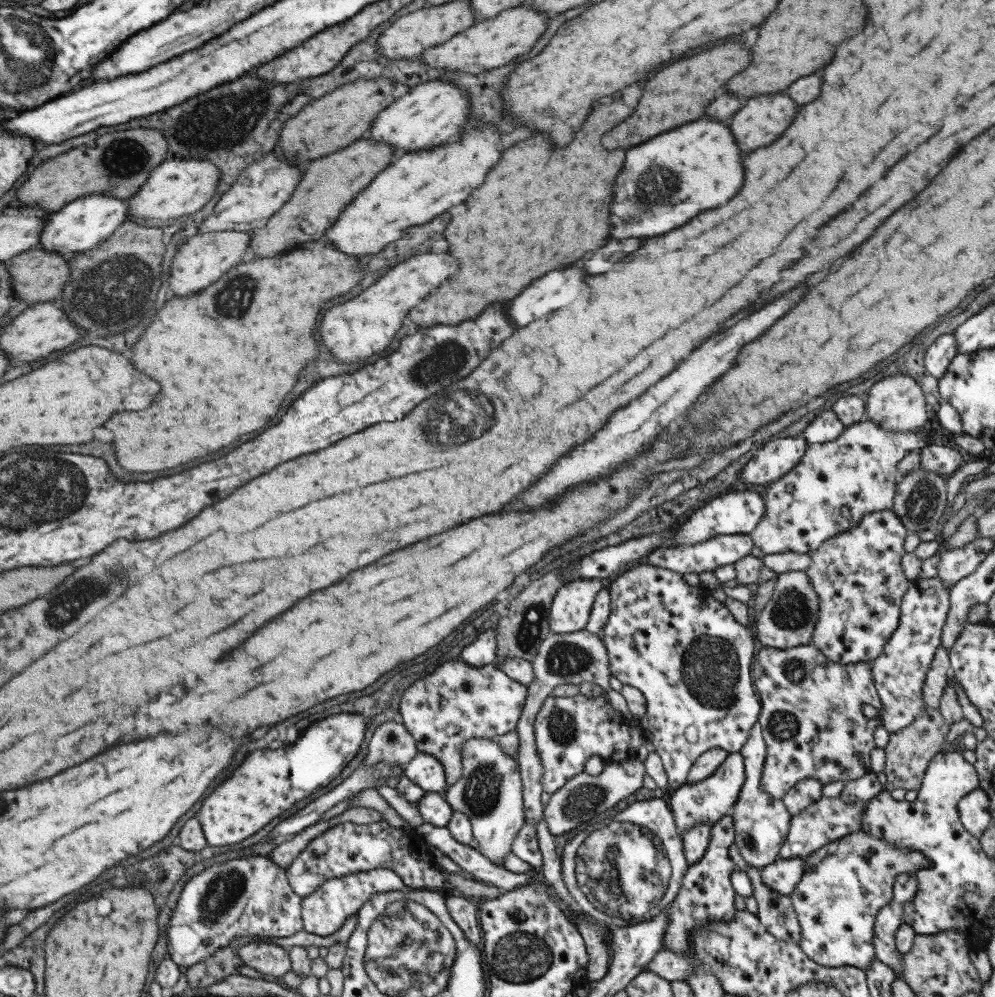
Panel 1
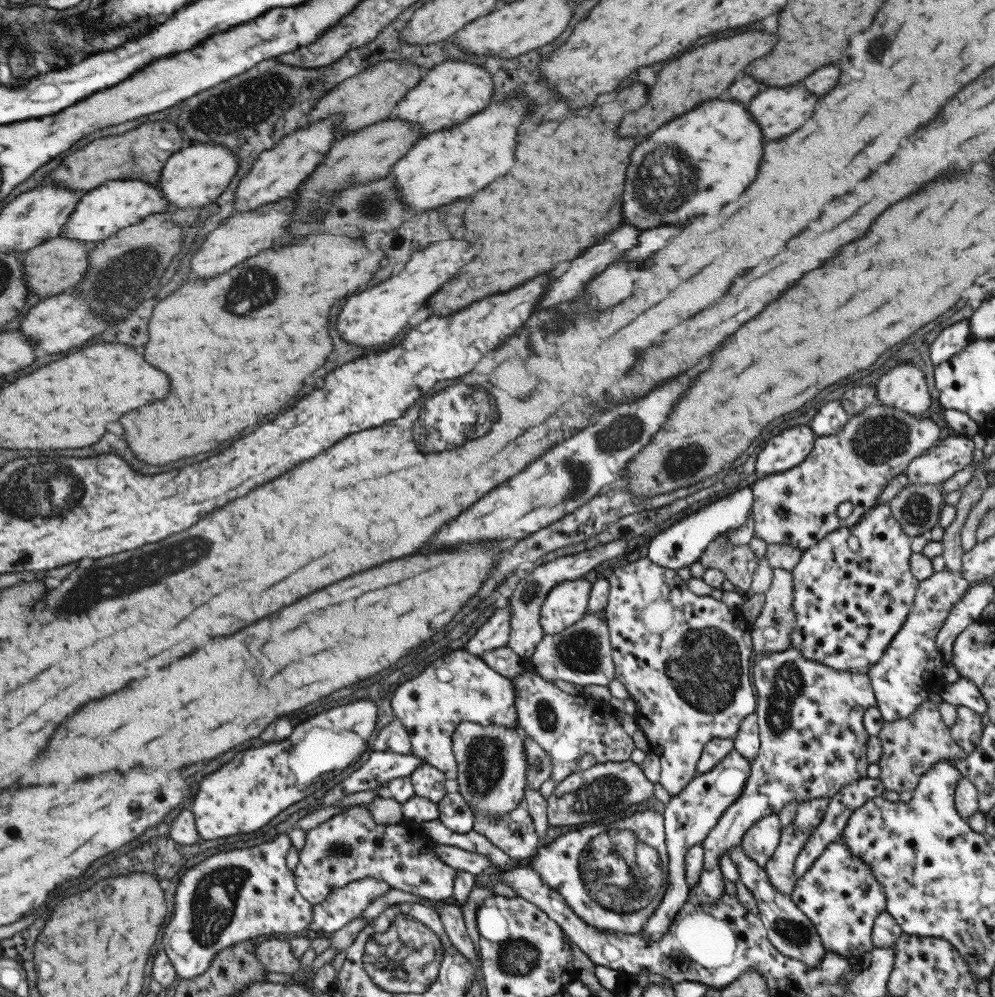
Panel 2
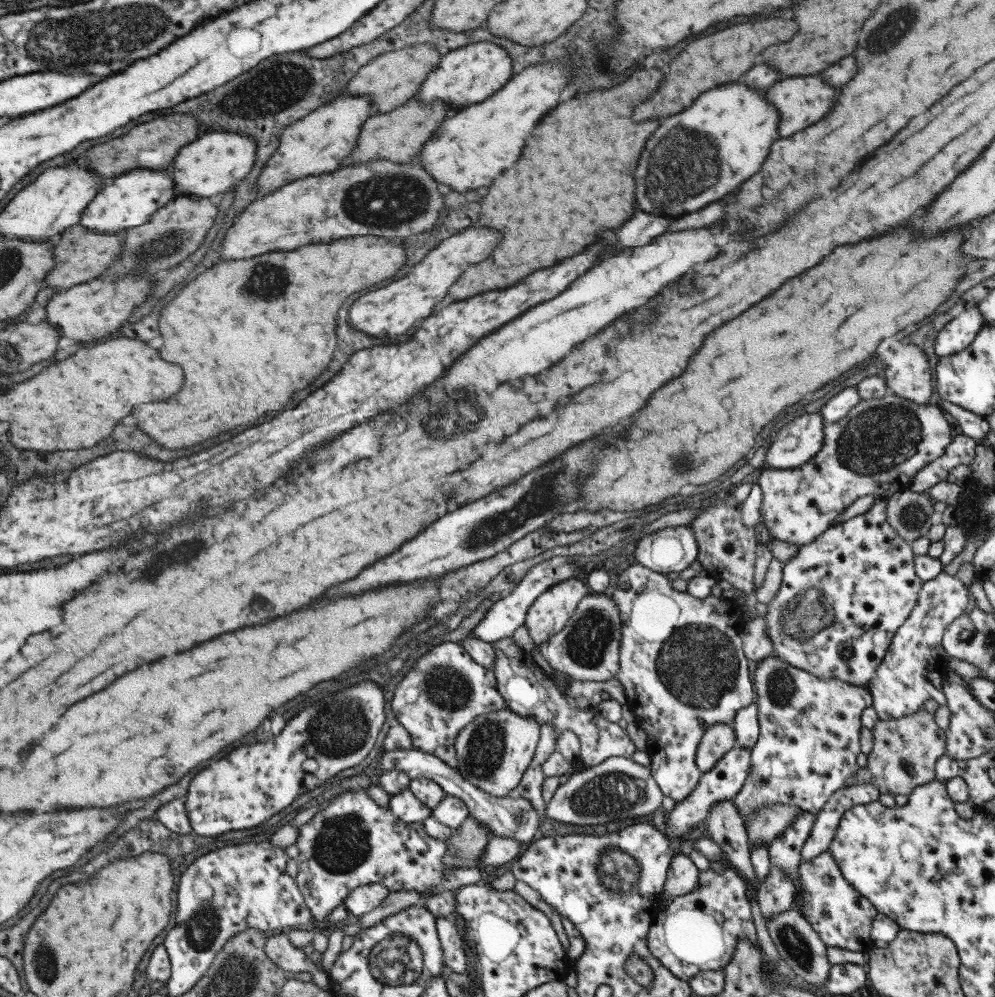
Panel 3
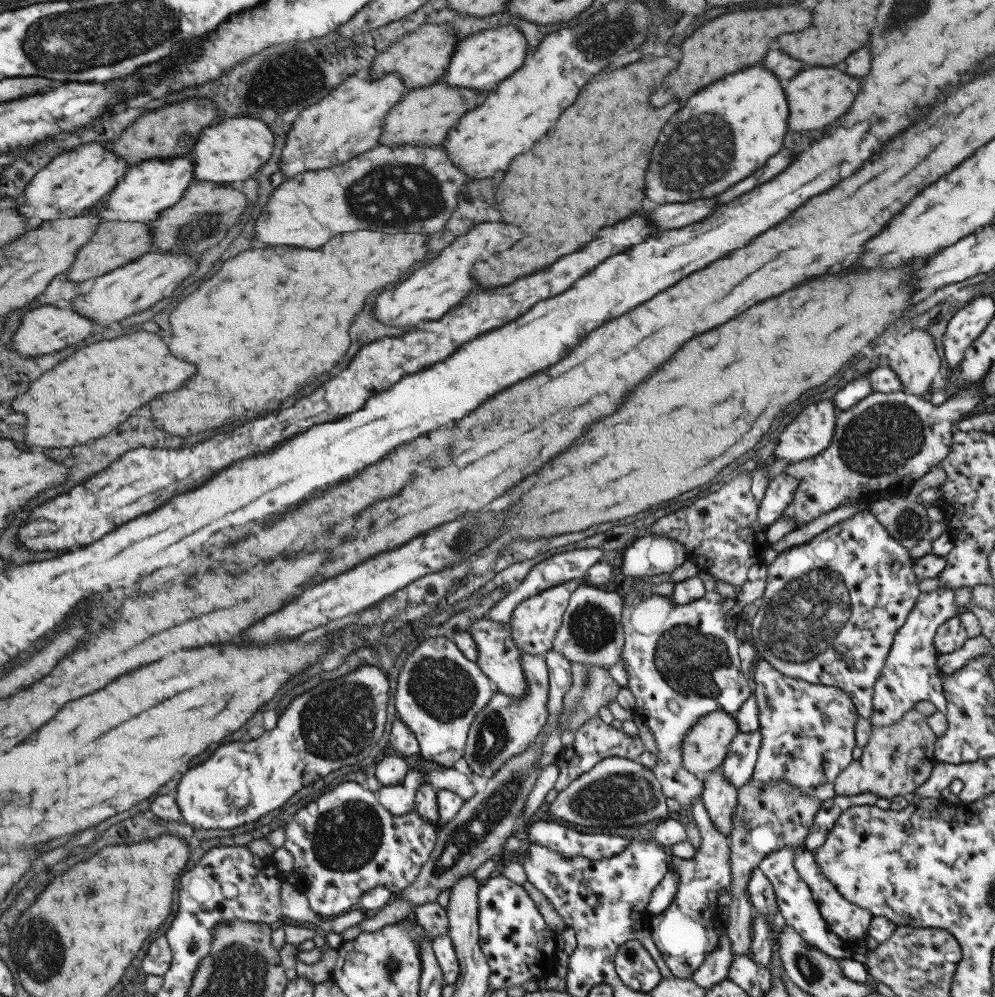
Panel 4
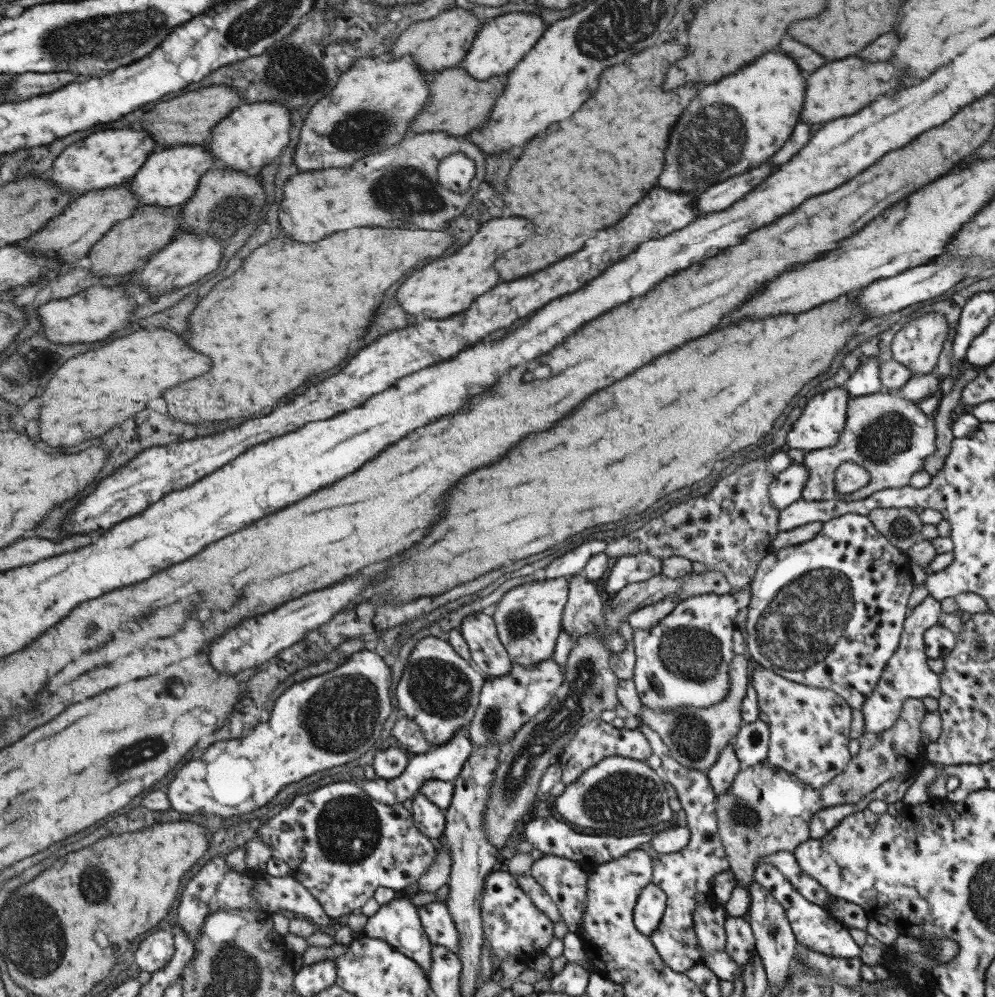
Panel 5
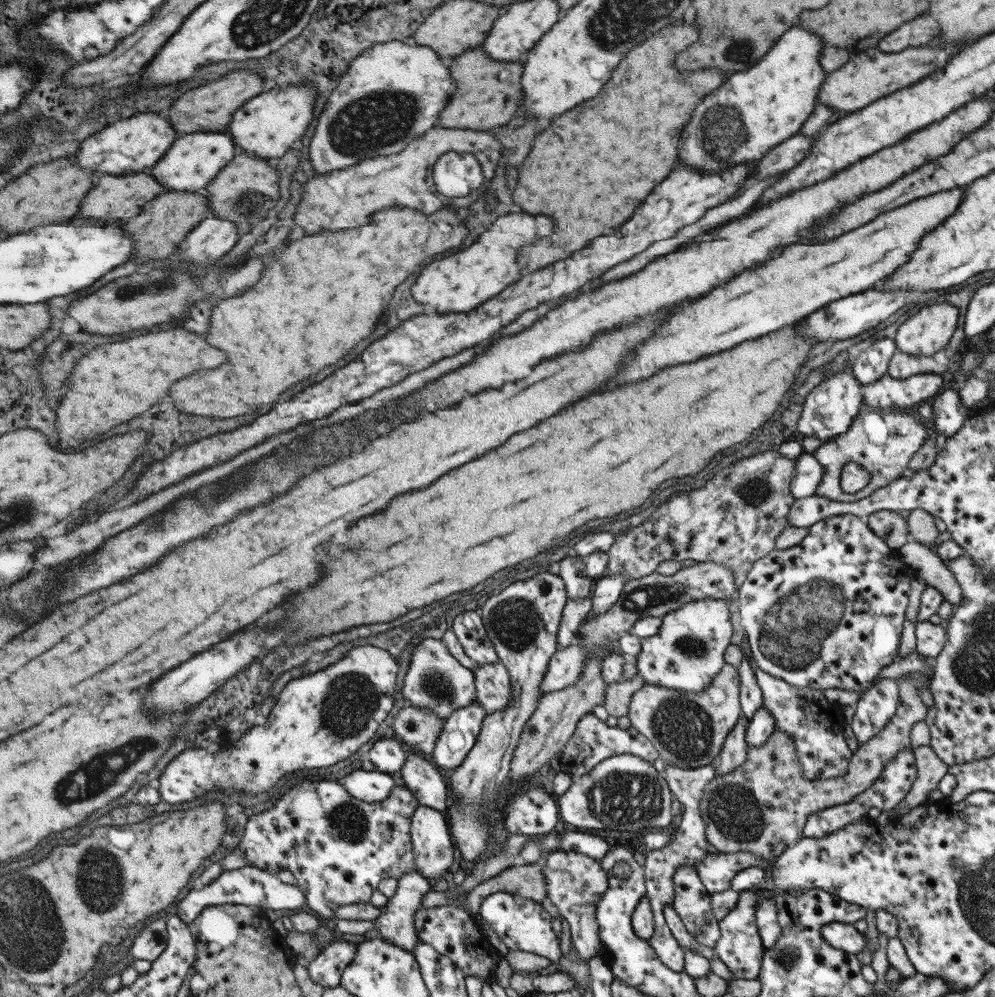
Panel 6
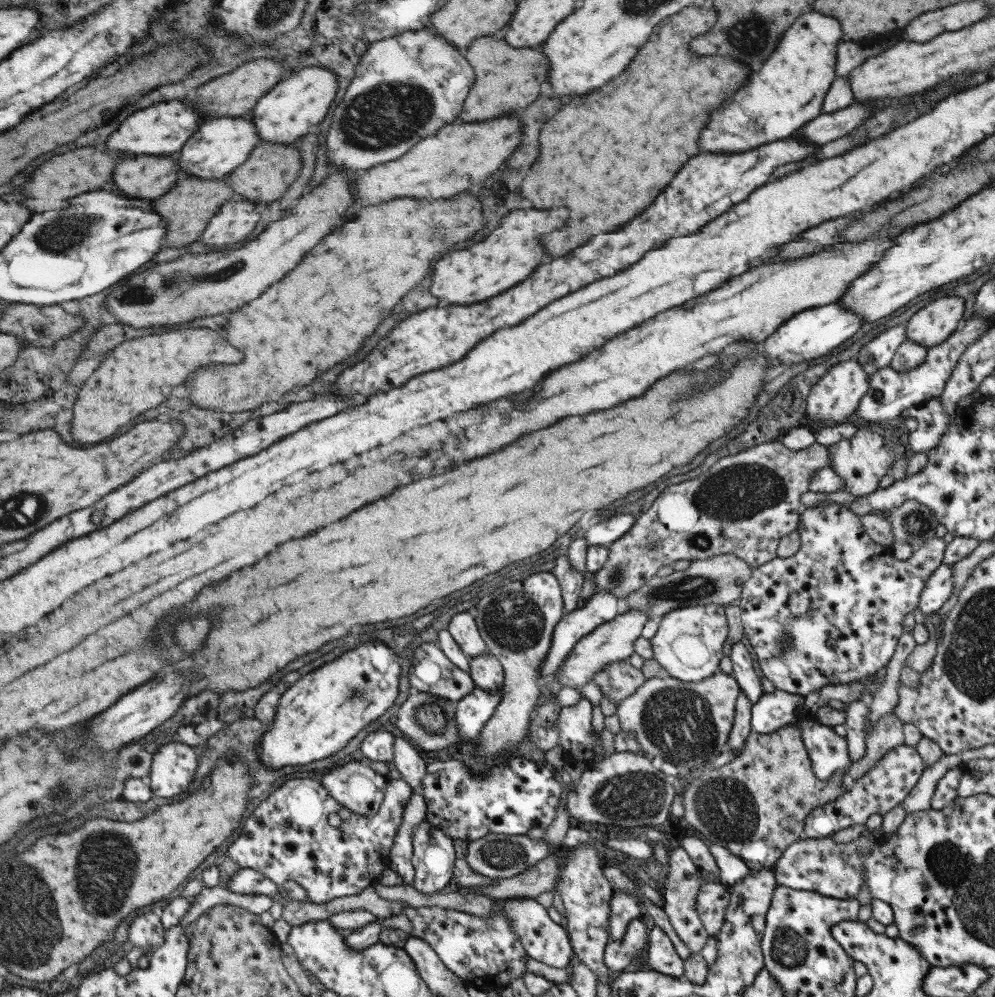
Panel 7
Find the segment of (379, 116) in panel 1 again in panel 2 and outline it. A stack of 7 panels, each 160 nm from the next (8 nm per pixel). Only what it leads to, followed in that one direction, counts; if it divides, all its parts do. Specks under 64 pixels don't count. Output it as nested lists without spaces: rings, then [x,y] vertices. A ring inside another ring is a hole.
[[[445,60],[423,73],[420,82],[403,95],[391,112],[393,120],[403,120],[421,127],[422,136],[463,124],[467,117],[483,110],[492,97],[492,78],[487,70],[465,60]]]

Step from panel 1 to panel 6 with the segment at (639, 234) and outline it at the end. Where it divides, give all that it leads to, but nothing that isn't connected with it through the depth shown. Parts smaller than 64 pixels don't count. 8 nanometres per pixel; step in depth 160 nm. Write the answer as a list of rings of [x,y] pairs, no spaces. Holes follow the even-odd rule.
[[[801,27],[789,28],[785,34],[781,34],[755,66],[745,72],[731,74],[713,94],[705,96],[695,106],[691,120],[683,130],[683,138],[679,138],[679,160],[695,170],[716,173],[733,165],[757,161],[776,144],[793,136],[815,106],[815,96],[825,74],[817,62],[824,44],[819,35]]]

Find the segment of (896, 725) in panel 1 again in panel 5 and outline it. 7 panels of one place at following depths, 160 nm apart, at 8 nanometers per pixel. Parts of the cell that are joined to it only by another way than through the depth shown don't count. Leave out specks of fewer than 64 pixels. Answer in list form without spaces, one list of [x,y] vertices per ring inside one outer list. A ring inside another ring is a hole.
[[[928,594],[906,615],[898,647],[887,660],[873,692],[867,695],[860,708],[863,715],[863,732],[878,733],[887,730],[897,720],[902,704],[907,699],[927,698],[927,696],[936,699],[940,696],[938,675],[925,664],[927,658],[924,653],[923,634],[931,626],[937,625],[941,613],[940,602]]]

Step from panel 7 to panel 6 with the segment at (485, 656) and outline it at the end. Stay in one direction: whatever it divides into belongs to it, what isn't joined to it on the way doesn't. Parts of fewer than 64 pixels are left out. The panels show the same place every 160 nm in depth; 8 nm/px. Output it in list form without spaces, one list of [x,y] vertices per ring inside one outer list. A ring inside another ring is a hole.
[[[500,662],[484,664],[473,670],[476,701],[483,707],[486,716],[508,705],[511,685],[506,668]]]

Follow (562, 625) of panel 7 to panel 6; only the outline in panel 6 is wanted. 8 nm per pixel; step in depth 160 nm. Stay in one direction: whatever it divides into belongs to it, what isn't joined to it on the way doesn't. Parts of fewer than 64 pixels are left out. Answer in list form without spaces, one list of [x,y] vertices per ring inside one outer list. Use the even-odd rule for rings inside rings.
[[[623,572],[617,575],[603,575],[599,578],[590,594],[591,610],[587,612],[584,620],[593,619],[603,613],[615,604],[623,590],[624,584],[627,579],[623,577]]]

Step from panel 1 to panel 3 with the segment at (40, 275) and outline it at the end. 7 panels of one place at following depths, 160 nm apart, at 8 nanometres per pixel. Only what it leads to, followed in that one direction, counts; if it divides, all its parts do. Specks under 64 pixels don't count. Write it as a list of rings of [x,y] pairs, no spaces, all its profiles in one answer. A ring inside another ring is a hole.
[[[79,224],[63,229],[54,244],[54,250],[52,250],[54,268],[48,272],[44,283],[57,288],[57,290],[63,290],[96,279],[108,266],[111,266],[116,258],[120,258],[117,254],[122,252],[123,247],[123,232],[101,234],[96,233],[95,230],[83,228]]]

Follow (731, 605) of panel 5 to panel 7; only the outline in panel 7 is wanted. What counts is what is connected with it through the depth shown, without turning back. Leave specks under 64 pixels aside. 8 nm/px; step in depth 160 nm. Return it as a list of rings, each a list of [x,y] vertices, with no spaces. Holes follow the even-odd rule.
[[[698,605],[687,606],[671,610],[659,618],[659,624],[655,634],[648,640],[653,649],[652,658],[663,668],[665,676],[681,680],[681,682],[700,682],[703,678],[711,677],[713,674],[720,673],[719,660],[721,646],[727,636],[727,624],[724,614],[724,606],[721,605]]]

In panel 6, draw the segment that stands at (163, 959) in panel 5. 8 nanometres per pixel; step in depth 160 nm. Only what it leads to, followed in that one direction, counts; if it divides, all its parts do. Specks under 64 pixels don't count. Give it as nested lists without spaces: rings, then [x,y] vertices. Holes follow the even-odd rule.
[[[154,919],[135,936],[128,952],[134,959],[151,962],[163,955],[166,940],[165,920]]]

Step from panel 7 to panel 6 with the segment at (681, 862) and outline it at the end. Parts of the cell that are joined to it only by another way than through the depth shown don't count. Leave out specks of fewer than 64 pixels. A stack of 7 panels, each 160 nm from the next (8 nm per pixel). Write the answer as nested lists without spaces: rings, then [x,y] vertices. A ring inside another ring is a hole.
[[[679,865],[670,879],[674,892],[672,908],[679,916],[685,930],[694,937],[697,944],[713,948],[719,936],[718,920],[713,916],[708,899],[709,893],[701,884],[696,870],[689,865]]]

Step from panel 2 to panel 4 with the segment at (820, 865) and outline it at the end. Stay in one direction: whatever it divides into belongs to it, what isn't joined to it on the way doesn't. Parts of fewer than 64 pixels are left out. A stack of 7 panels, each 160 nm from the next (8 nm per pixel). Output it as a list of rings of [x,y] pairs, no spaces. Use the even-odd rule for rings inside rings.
[[[797,848],[794,850],[792,858],[793,868],[799,875],[799,878],[807,885],[810,890],[811,898],[817,905],[821,918],[825,924],[834,932],[842,941],[853,945],[858,938],[865,940],[870,918],[872,917],[866,910],[847,902],[836,890],[835,887],[823,876],[819,867],[815,864],[813,855],[807,850]]]

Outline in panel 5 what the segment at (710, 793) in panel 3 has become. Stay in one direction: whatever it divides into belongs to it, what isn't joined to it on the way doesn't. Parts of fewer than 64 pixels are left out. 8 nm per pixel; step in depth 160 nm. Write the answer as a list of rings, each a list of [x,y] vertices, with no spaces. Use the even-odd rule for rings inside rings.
[[[759,719],[745,723],[732,738],[731,744],[741,768],[765,760],[768,749],[767,724]]]

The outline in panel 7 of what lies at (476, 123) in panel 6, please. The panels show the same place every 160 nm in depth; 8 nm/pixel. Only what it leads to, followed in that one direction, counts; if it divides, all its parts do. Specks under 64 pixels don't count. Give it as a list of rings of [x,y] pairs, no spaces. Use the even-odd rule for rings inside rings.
[[[500,35],[474,38],[462,51],[475,80],[459,112],[459,122],[480,123],[509,113],[517,113],[534,102],[546,82],[549,62],[536,47],[509,46]]]

